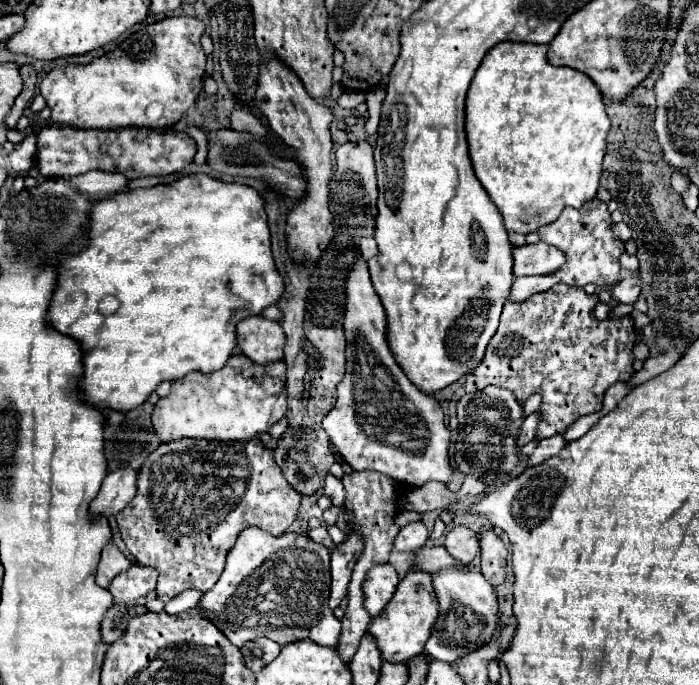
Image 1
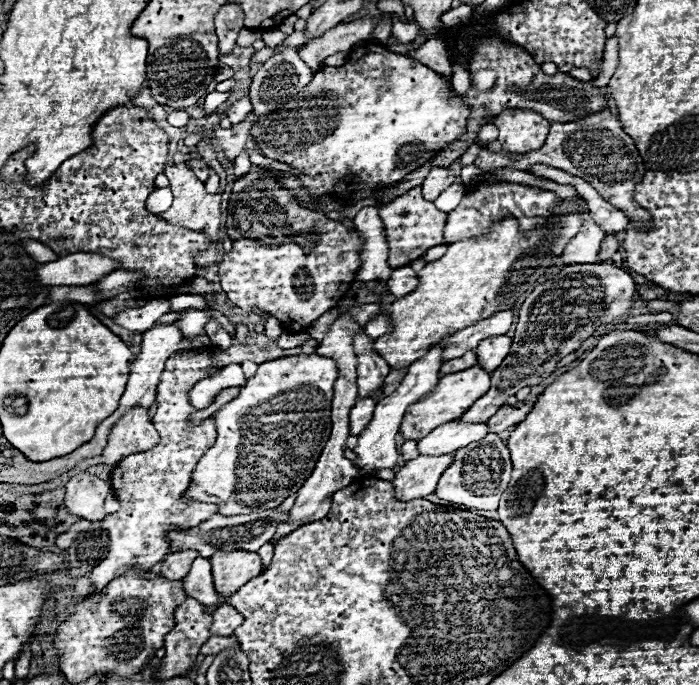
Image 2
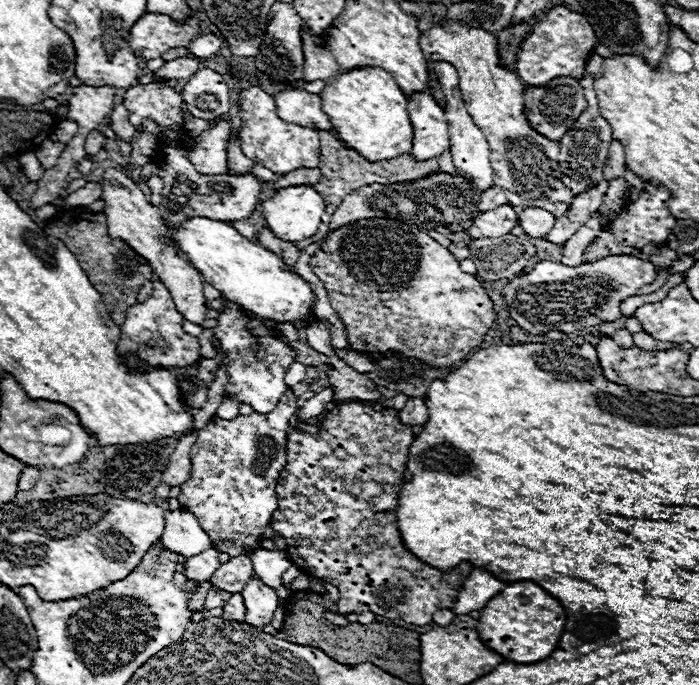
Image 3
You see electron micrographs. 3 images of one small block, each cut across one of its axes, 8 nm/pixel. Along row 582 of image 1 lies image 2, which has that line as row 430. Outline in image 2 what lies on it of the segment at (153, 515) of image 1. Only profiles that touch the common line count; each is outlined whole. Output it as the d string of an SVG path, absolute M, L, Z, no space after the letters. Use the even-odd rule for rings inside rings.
M214 348L198 352L172 354L166 370L160 376L158 384L158 412L152 418L152 424L160 432L160 444L148 452L126 456L112 474L112 490L120 500L120 510L106 516L102 526L110 534L110 552L108 556L90 572L92 592L104 590L104 584L112 578L122 576L130 568L150 570L154 564L162 562L168 554L166 532L170 528L190 528L198 526L212 514L216 514L214 504L202 502L182 502L182 494L190 484L190 474L200 460L200 456L216 442L214 422L208 418L200 426L190 426L188 416L194 412L194 406L188 404L190 388L206 378L208 374L218 372L214 368L214 358L210 356Z

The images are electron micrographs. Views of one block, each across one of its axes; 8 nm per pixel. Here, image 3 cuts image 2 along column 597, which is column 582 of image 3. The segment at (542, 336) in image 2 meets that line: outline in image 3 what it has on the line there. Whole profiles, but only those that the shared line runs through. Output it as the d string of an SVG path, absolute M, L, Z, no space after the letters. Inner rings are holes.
M606 256L602 260L596 262L586 262L580 266L564 266L560 262L538 262L530 274L518 276L514 280L510 280L510 284L502 290L504 302L508 304L510 316L518 322L520 328L524 328L530 334L546 334L550 330L558 330L564 334L572 334L572 332L580 332L596 328L600 324L610 324L610 322L618 322L624 316L620 314L620 302L624 302L630 296L636 296L636 292L654 282L656 278L656 268L652 262L640 260L636 256Z

